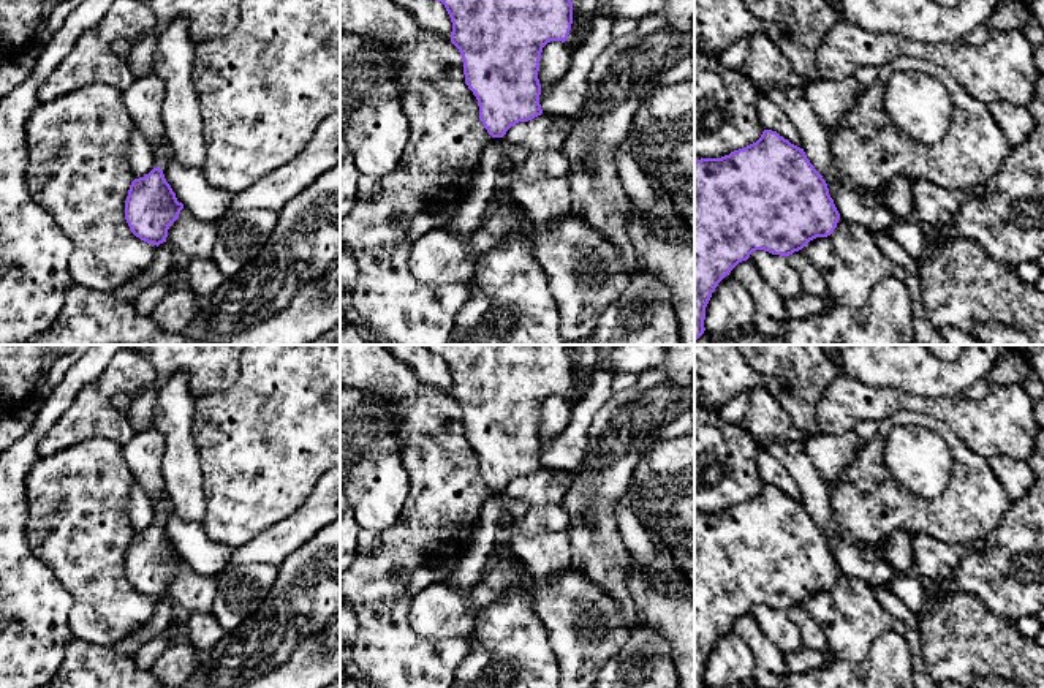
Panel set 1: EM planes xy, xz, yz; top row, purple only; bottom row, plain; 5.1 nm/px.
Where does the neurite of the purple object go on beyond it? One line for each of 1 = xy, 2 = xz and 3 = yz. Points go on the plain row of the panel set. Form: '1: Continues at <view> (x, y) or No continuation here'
1: No continuation here
2: No continuation here
3: No continuation here

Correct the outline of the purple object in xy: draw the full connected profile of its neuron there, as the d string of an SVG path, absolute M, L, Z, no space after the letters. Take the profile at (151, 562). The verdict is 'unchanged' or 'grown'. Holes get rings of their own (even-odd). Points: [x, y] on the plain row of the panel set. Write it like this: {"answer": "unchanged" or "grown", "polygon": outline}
{"answer": "unchanged", "polygon": "M160 520L134 533L125 555L125 574L141 595L160 599L166 596L169 580L179 573L183 558L166 536Z"}

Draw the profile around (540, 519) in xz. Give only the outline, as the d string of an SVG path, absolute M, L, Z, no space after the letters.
M562 505L531 506L522 519L513 520L508 528L513 536L536 536L543 533L566 531L569 524L569 514Z

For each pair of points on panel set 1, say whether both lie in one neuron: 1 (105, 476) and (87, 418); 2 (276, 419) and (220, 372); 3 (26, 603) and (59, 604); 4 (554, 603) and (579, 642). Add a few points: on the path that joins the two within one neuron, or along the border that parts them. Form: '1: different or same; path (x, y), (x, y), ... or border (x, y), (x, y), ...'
1: different; border (121, 445), (108, 438), (90, 437), (59, 451)
2: different; border (241, 361), (238, 378), (230, 386), (198, 397)
3: same; path (34, 603), (51, 604)
4: same; path (563, 612), (578, 627), (579, 633)

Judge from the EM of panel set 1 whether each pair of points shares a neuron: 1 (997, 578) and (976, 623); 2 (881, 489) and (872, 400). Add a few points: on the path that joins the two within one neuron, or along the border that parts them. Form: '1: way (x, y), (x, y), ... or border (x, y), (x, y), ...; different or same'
1: border (948, 597), (970, 593), (992, 612), (1014, 620); different
2: border (915, 412), (897, 410), (878, 423); different

